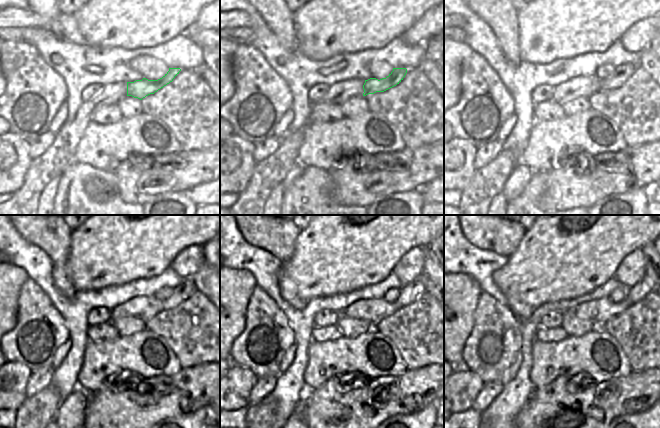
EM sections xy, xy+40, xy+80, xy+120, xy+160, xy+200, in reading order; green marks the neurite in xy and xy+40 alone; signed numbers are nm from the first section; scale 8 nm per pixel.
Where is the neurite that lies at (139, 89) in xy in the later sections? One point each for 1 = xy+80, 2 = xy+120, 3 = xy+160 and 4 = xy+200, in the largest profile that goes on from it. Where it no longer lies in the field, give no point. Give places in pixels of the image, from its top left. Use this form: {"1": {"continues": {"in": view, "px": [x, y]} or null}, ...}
{"1": {"continues": {"in": "xy+80", "px": [623, 72]}}, "2": {"continues": {"in": "xy+120", "px": [187, 288]}}, "3": {"continues": {"in": "xy+160", "px": [410, 290]}}, "4": {"continues": {"in": "xy+200", "px": [644, 287]}}}

